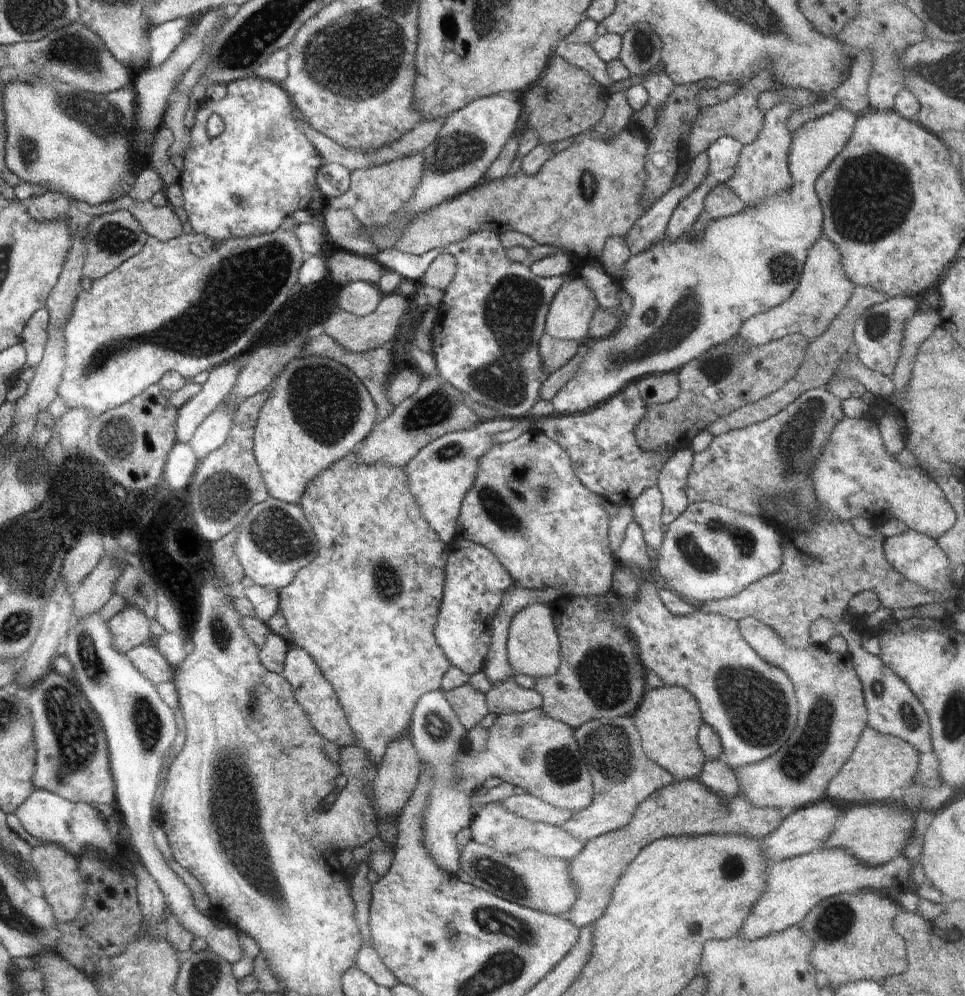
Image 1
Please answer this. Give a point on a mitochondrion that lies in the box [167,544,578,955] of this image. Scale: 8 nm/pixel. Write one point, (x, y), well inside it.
(234, 805)

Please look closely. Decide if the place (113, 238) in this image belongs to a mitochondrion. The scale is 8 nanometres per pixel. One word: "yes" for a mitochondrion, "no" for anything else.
yes

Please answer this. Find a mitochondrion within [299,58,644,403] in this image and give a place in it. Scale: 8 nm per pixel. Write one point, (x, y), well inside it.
(460, 147)

